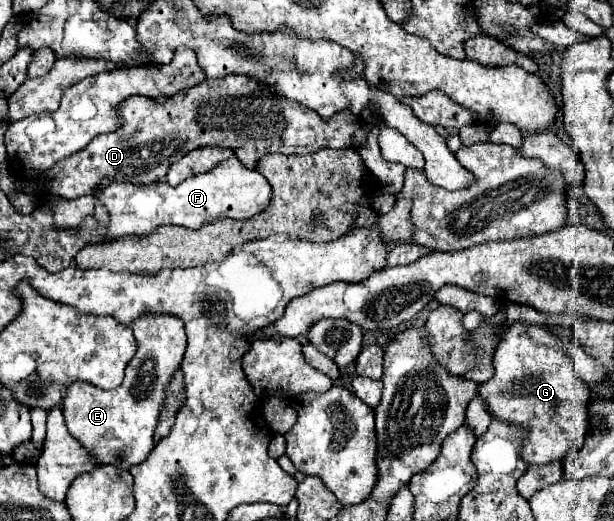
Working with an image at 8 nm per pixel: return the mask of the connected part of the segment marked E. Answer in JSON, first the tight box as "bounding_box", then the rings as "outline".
{"bounding_box":[64,316,186,468],"outline":[[[142,316],[132,324],[138,350],[126,368],[124,382],[114,390],[100,390],[78,382],[64,398],[64,420],[70,434],[96,458],[98,464],[116,464],[118,468],[132,468],[144,462],[154,446],[152,432],[158,426],[160,410],[164,406],[166,386],[172,374],[180,368],[186,352],[186,334],[180,318]]]}

